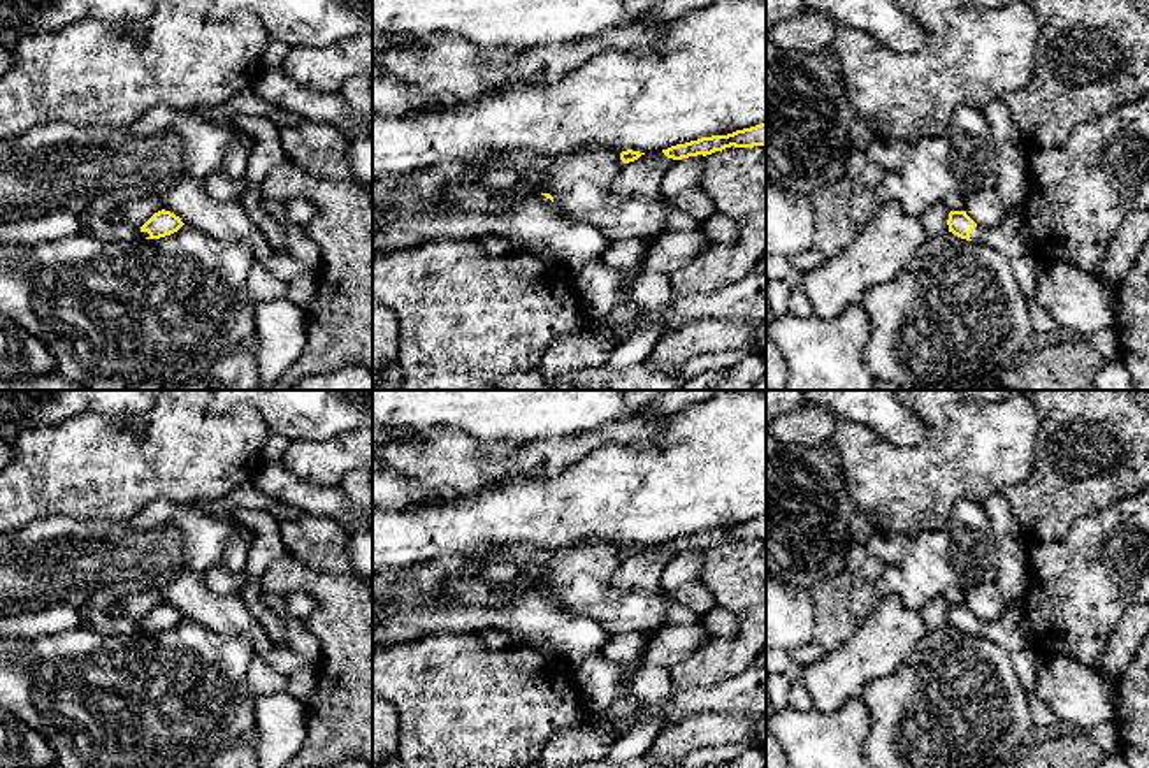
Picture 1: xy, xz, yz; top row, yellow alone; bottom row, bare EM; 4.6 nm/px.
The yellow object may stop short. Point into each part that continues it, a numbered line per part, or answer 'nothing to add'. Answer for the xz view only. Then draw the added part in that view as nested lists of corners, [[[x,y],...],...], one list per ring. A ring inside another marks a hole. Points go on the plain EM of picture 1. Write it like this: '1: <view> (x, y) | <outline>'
1: xz (536, 621) | [[[545,589],[525,592],[517,603],[488,608],[469,606],[388,606],[372,627],[372,650],[397,647],[437,634],[504,631],[513,647],[531,647],[578,663],[601,652],[608,634],[589,617],[567,617]]]

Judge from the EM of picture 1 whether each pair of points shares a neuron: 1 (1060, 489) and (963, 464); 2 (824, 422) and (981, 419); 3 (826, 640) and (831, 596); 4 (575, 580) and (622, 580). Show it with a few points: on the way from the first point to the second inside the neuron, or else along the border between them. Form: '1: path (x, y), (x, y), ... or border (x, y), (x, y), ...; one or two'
1: border (1035, 440), (1033, 471), (1025, 480), (1000, 492); two
2: border (840, 420), (830, 438); two
3: path (831, 630), (831, 607); one
4: border (624, 557), (610, 586), (645, 589), (650, 594); two

